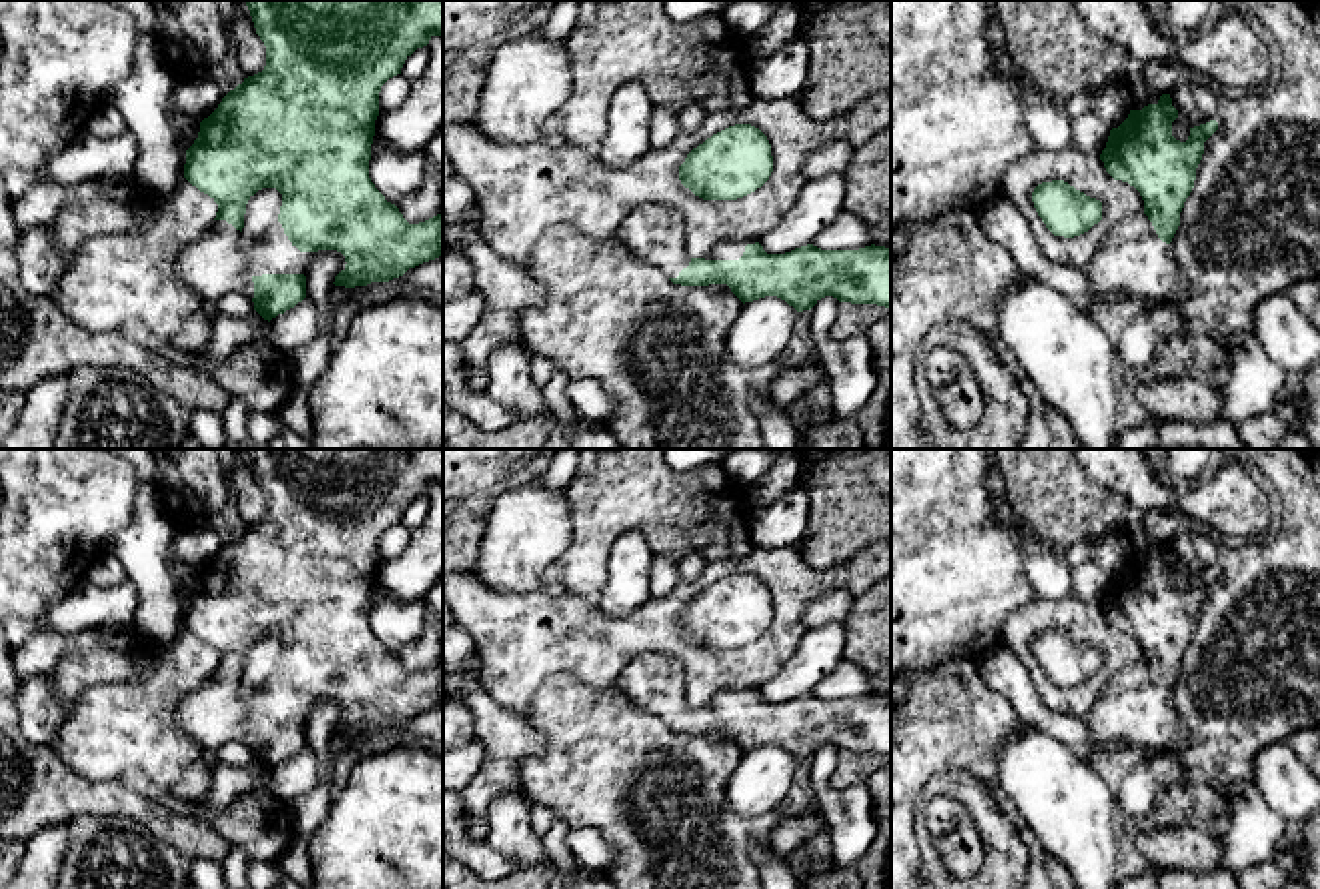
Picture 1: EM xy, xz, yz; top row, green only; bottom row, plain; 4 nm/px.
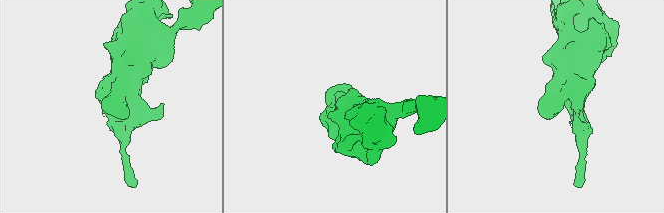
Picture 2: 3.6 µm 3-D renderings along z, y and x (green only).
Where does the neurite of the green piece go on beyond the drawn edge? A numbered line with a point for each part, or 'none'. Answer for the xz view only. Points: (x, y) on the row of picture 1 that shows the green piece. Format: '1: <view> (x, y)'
1: xz (726, 251)

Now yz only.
1: yz (1132, 261)

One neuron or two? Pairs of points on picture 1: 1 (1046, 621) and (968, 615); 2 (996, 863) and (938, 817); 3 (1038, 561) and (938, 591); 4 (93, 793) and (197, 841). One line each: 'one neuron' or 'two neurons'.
1: two neurons
2: two neurons
3: two neurons
4: one neuron

